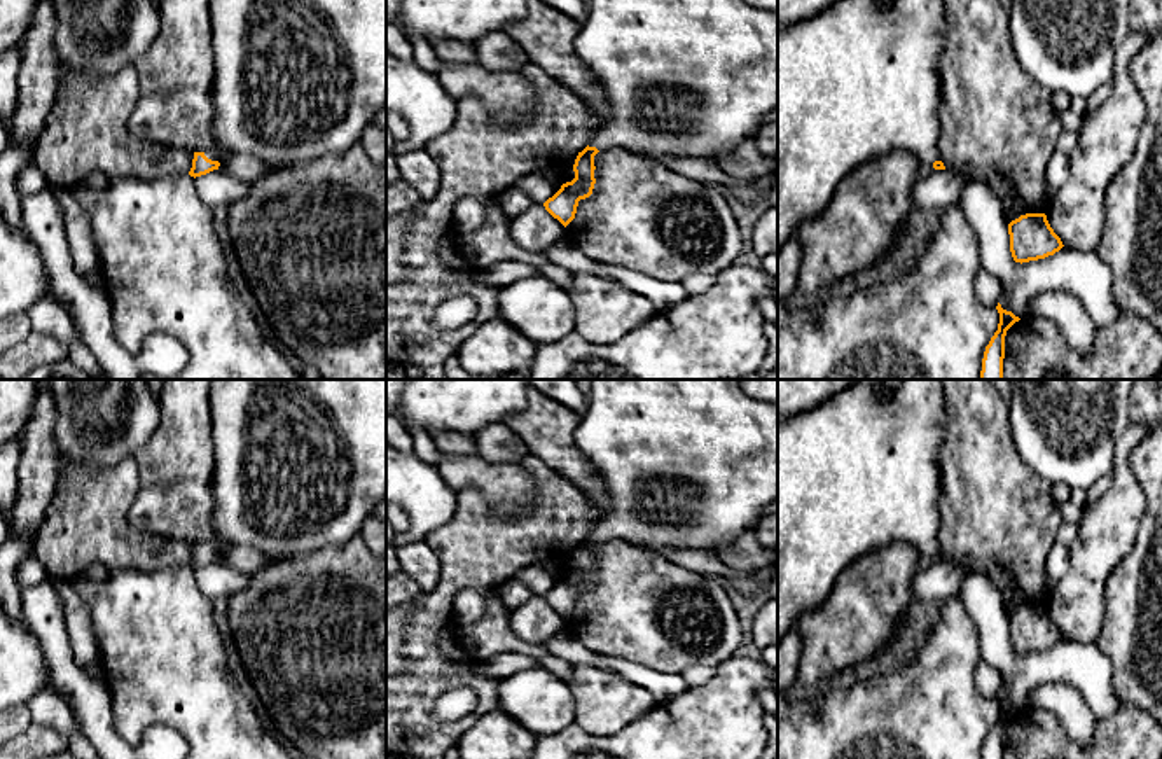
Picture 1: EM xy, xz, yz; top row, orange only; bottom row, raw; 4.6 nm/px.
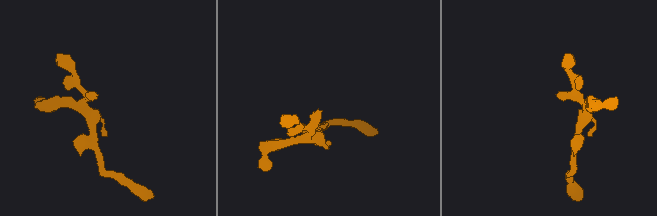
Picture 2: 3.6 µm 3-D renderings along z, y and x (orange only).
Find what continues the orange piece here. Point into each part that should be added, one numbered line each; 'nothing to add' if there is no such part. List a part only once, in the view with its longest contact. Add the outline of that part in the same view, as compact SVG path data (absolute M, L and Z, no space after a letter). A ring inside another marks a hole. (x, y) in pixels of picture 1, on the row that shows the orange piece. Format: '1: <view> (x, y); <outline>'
1: xy (294, 81); M210 0L211 45L215 54L213 98L213 147L203 150L211 161L225 154L253 156L269 164L304 164L323 156L342 156L374 124L376 114L386 107L386 0Z

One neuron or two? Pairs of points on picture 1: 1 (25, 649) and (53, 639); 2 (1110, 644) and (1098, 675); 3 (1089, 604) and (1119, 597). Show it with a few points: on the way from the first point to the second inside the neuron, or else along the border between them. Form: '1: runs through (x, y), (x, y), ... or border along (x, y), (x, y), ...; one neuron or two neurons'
1: border along (28, 630), (41, 646), (49, 677); two neurons
2: border along (1094, 642), (1112, 667), (1112, 689), (1115, 695); two neurons
3: border along (1120, 562), (1108, 577), (1105, 621), (1094, 640); two neurons

